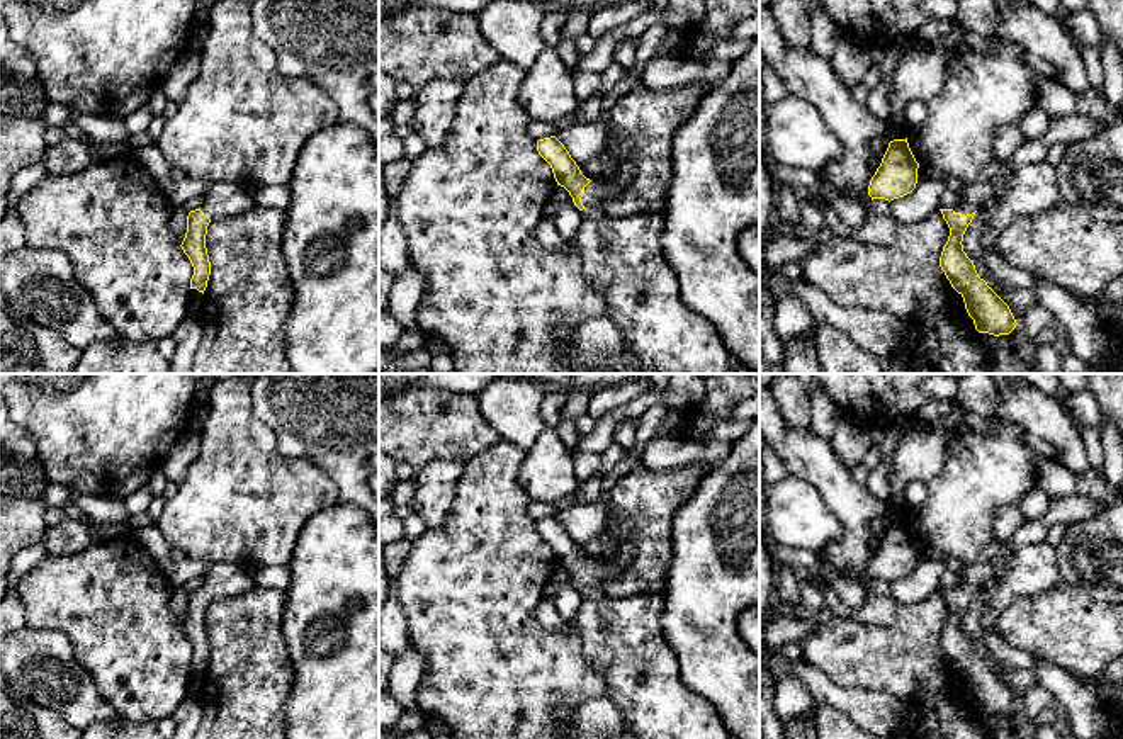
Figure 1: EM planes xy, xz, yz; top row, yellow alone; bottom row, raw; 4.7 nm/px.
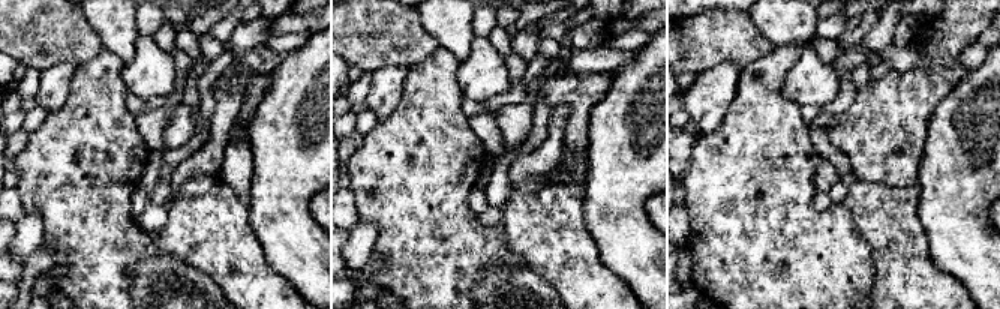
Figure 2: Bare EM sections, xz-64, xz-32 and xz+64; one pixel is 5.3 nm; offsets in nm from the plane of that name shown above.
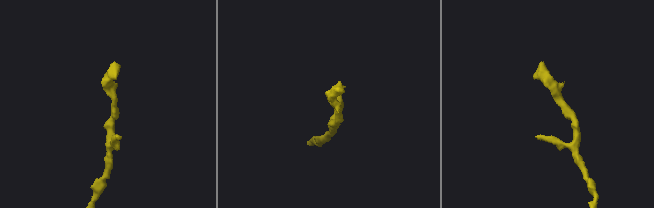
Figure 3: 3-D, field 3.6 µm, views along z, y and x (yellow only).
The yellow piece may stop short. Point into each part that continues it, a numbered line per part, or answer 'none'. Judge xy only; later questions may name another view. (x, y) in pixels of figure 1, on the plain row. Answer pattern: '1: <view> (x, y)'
1: xy (221, 580)

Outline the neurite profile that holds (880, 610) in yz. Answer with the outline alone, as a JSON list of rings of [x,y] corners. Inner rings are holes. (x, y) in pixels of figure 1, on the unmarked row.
[[[819,571],[810,578],[810,583],[822,593],[826,613],[836,617],[853,617],[858,622],[872,625],[890,625],[895,618],[897,603],[890,593],[877,598],[863,598],[861,606],[853,610],[841,601],[841,598],[827,584],[827,581],[822,578]]]

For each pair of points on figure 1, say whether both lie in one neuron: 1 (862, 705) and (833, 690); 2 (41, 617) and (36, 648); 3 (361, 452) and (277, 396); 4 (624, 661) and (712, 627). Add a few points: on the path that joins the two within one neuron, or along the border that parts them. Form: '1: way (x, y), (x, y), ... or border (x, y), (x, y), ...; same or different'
1: way (855, 702), (840, 697); same
2: border (26, 624), (36, 629), (62, 631), (73, 651); different
3: way (340, 432), (304, 396), (298, 396); same
4: border (663, 605), (661, 632), (683, 682); different

